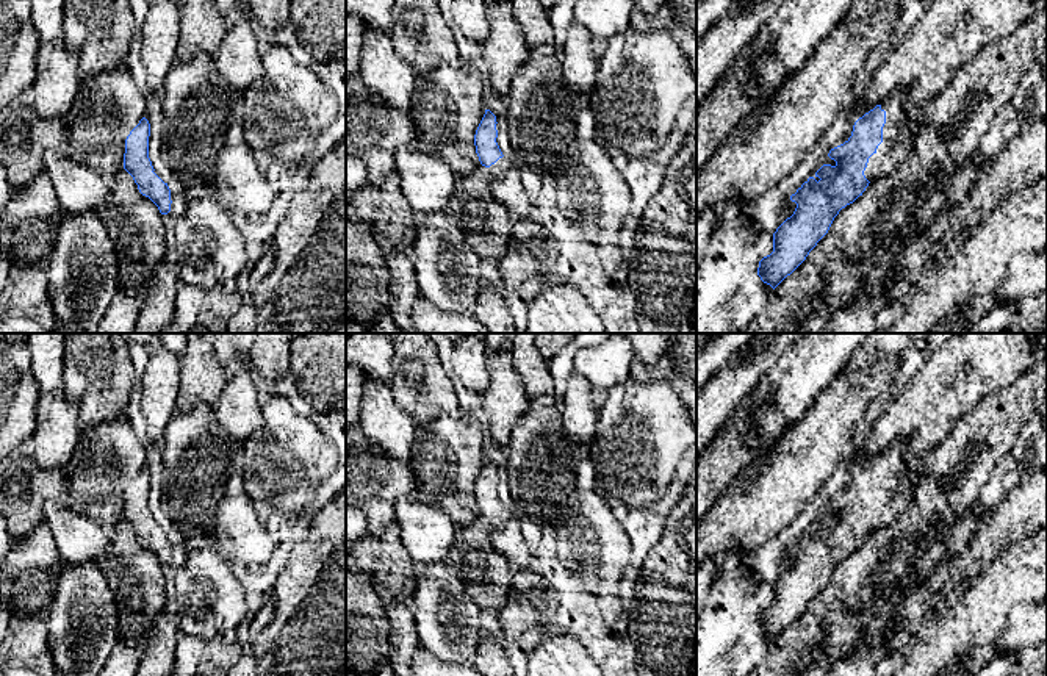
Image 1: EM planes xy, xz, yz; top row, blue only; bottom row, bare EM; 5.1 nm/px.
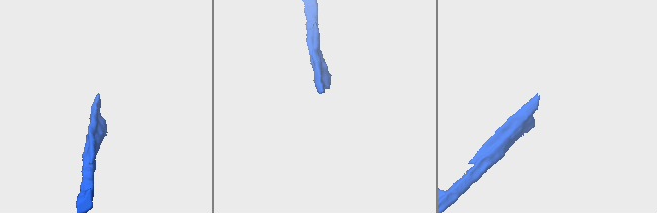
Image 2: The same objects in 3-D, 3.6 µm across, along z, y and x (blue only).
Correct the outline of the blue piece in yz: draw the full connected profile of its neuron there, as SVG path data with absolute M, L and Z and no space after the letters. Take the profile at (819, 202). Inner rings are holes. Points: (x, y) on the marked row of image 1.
M892 97L859 117L851 136L829 150L834 166L823 164L790 200L797 208L773 233L773 252L759 261L757 275L773 289L790 275L828 233L842 208L869 183L901 164L920 130Z

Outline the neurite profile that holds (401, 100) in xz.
M366 28L360 52L360 78L365 86L396 110L408 111L415 69L394 53L390 33Z

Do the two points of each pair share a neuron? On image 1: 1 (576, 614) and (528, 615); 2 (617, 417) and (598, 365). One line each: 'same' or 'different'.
1: same
2: different

